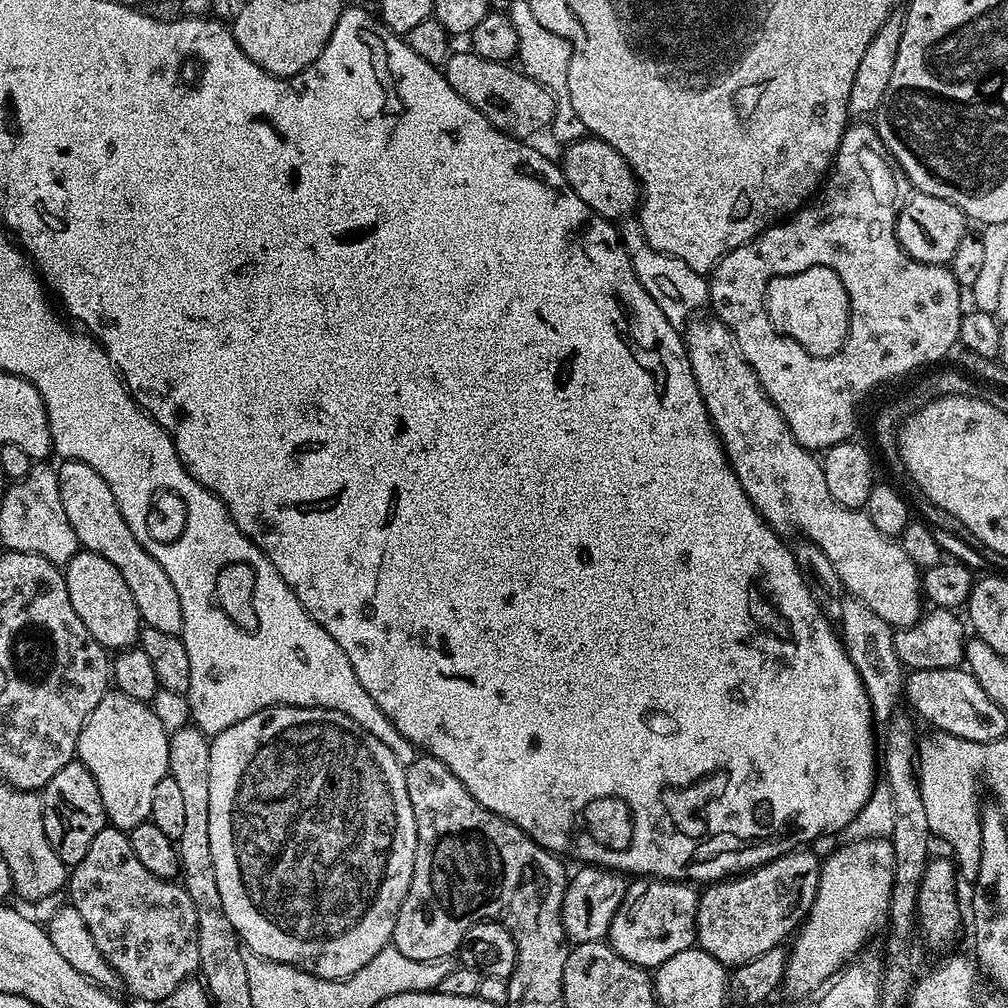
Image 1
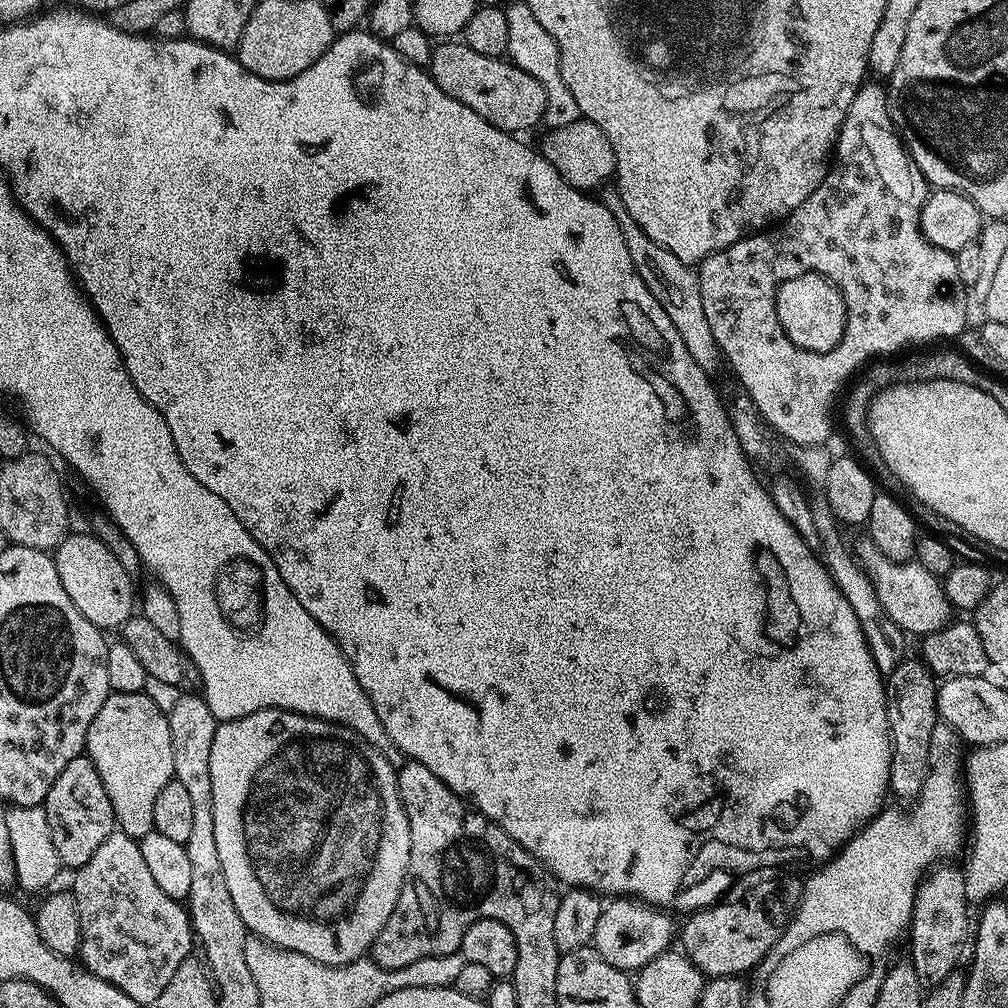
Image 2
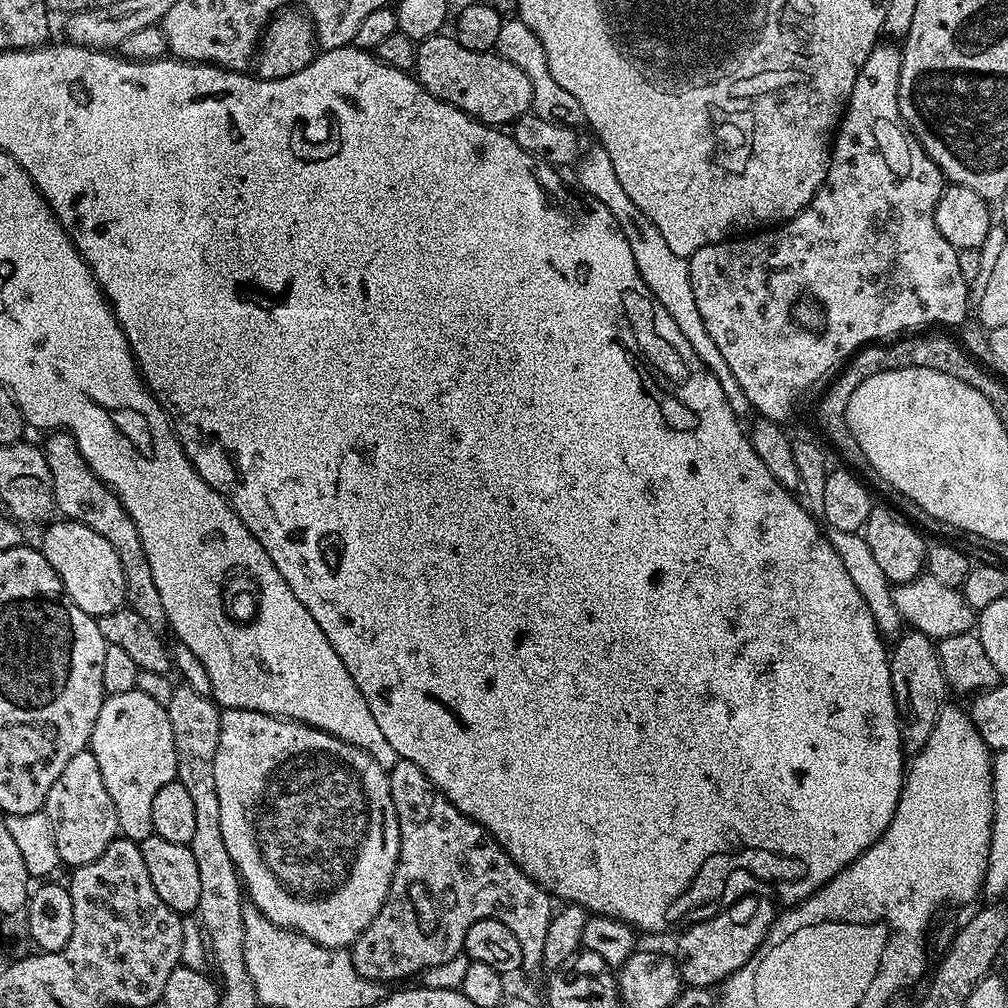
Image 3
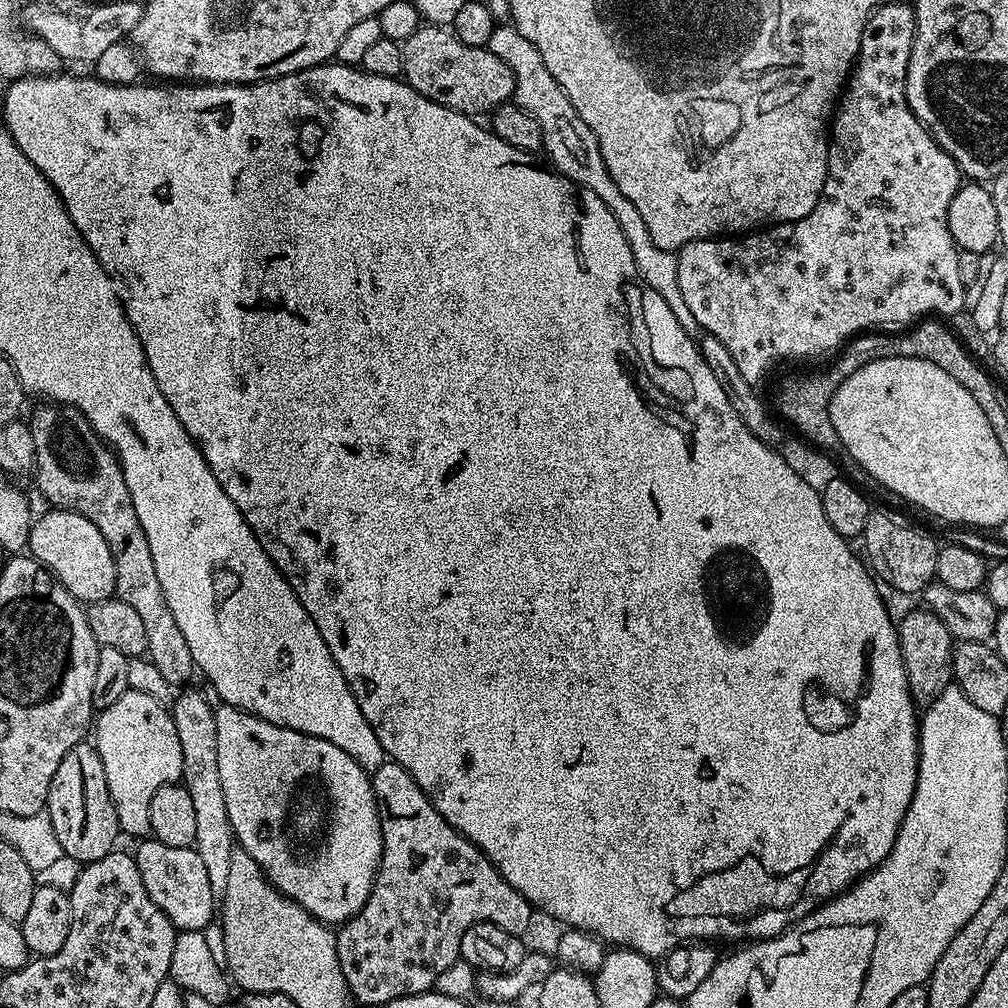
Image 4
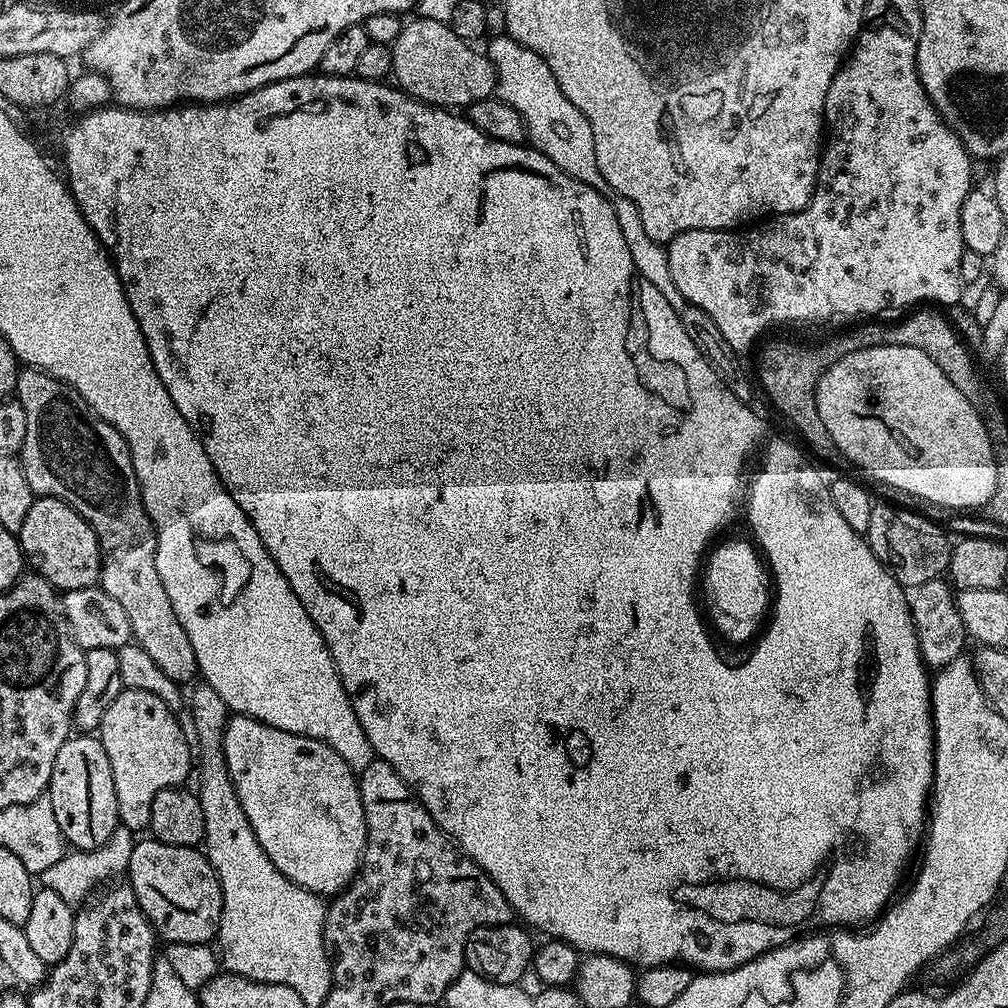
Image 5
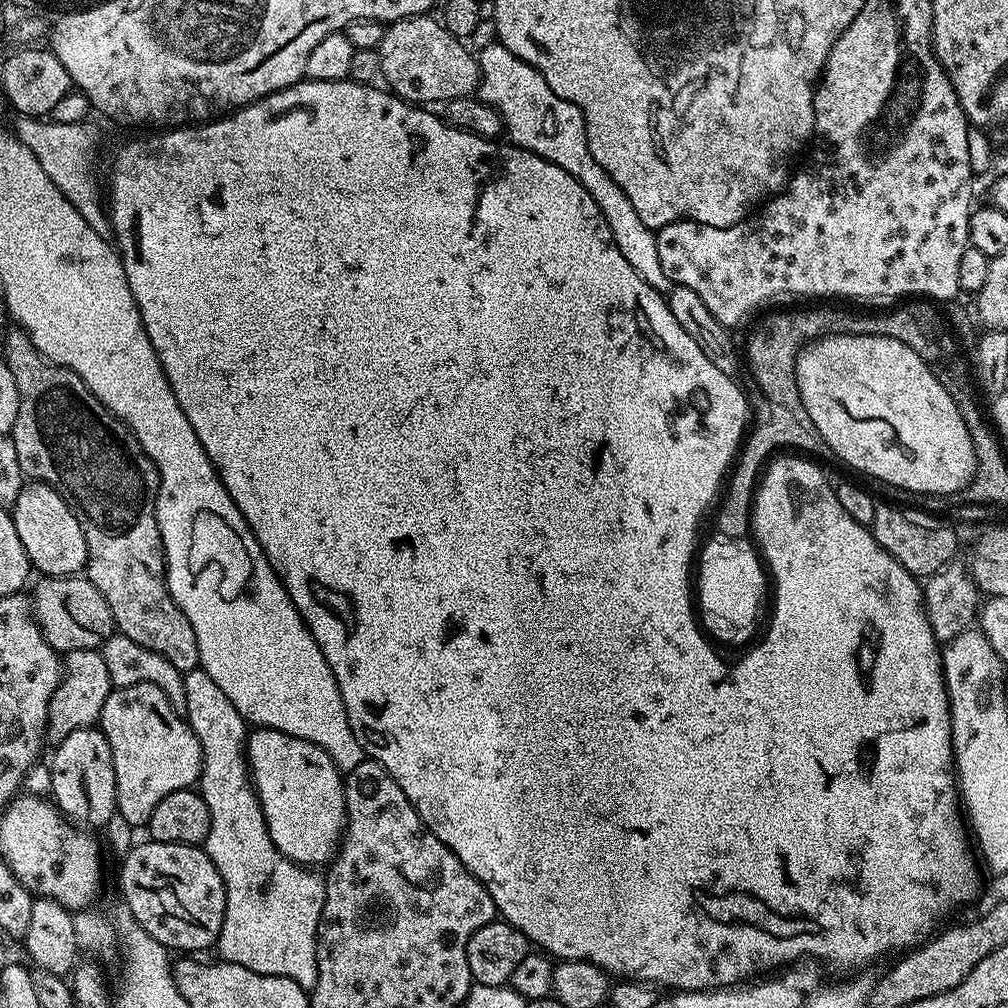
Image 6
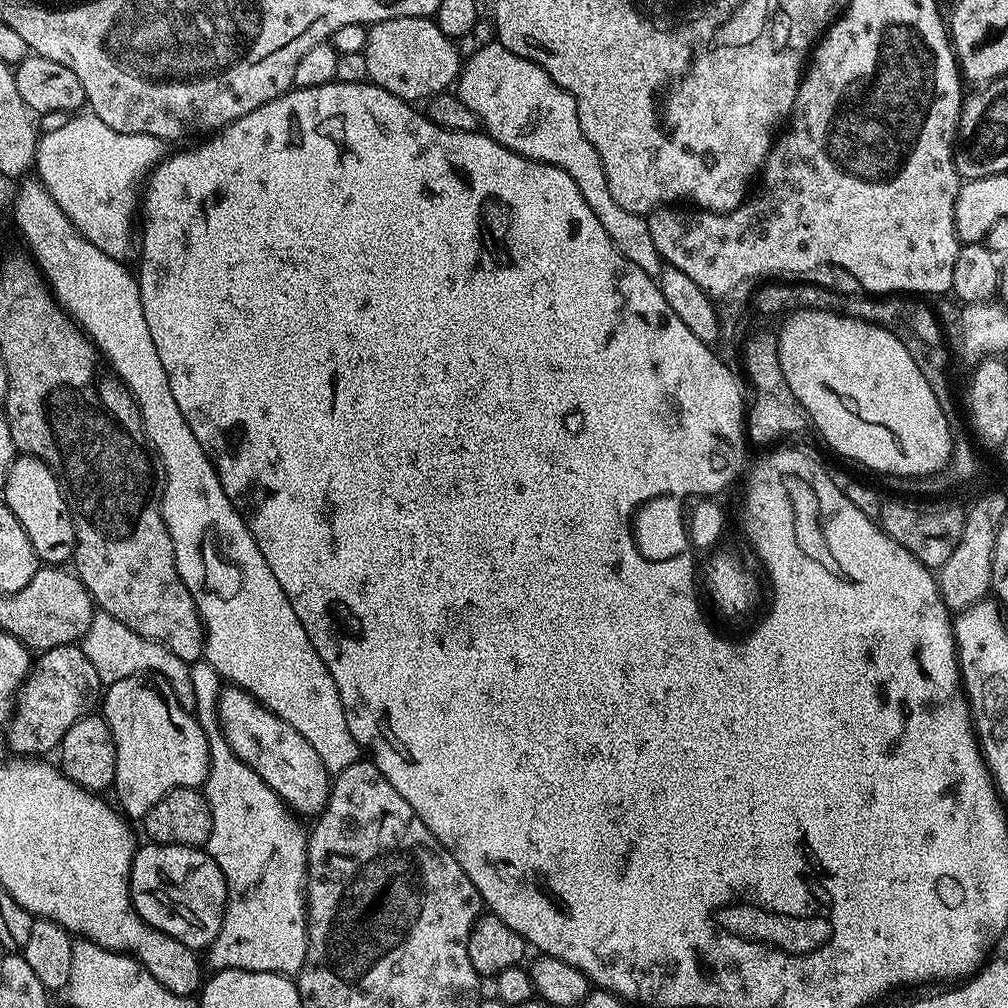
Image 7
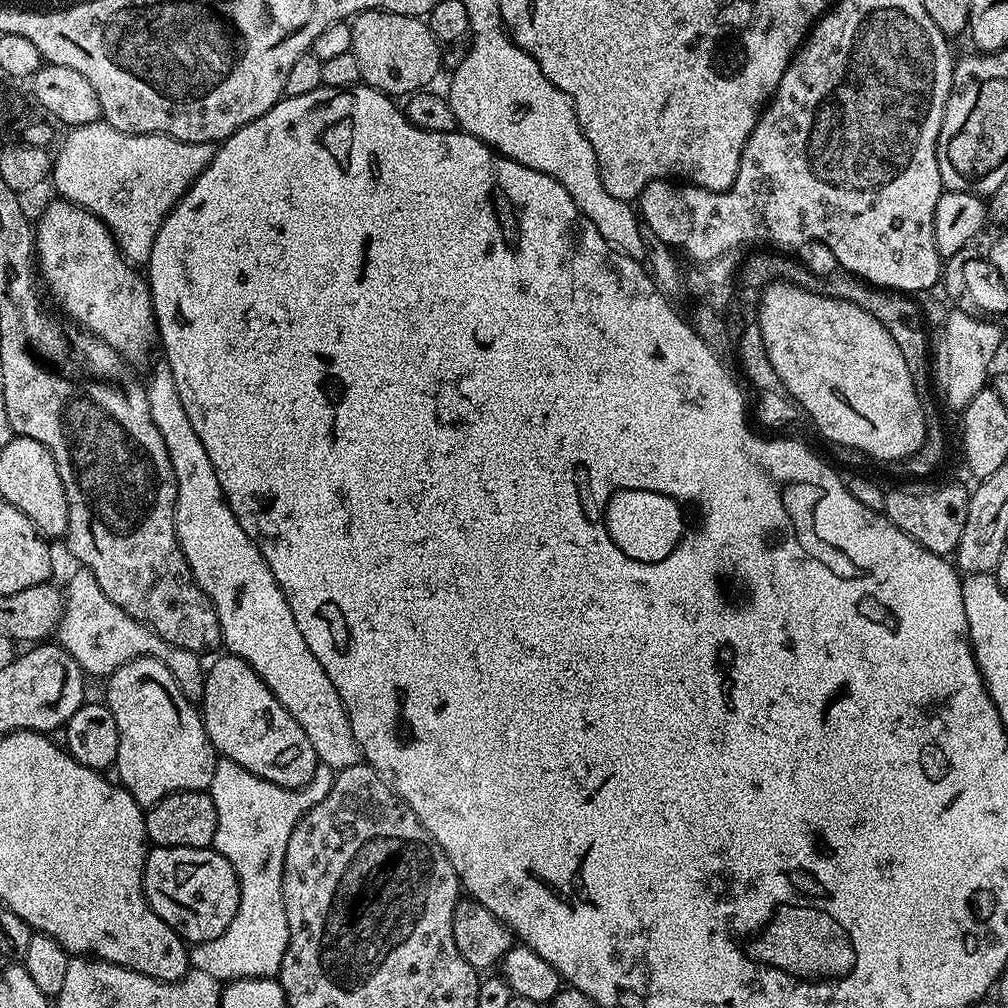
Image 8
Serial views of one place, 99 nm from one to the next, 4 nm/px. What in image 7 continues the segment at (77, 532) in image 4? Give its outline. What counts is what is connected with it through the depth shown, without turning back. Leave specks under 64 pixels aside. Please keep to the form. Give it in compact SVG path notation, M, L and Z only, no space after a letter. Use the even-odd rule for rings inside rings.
M17 455L10 466L2 498L7 502L14 518L18 518L22 530L26 530L26 538L30 538L30 546L34 546L34 554L41 565L64 566L75 557L76 531L72 515L58 478L50 466L46 466L46 462L37 456Z

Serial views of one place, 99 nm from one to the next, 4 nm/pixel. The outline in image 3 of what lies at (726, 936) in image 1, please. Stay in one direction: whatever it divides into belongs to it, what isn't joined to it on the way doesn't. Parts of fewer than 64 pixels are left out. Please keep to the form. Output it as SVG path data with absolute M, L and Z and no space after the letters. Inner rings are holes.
M744 896L730 904L679 933L681 936L676 944L674 959L676 967L680 969L680 979L687 987L712 988L723 985L759 950L778 915L775 903L772 905L770 901L759 900L756 896Z

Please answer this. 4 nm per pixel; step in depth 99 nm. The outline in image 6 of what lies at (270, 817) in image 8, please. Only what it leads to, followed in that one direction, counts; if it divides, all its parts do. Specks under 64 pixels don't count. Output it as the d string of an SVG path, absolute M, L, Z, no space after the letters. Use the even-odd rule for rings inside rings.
M198 667L194 670L184 673L184 685L186 686L186 710L183 715L186 717L188 724L192 727L193 734L198 738L198 746L202 750L204 757L202 758L202 770L200 771L200 779L198 781L198 791L200 797L206 802L206 806L210 810L210 834L203 842L203 849L207 852L209 858L214 862L214 866L218 870L218 874L224 883L226 890L226 910L222 918L222 930L220 931L220 939L218 941L218 949L220 948L219 959L225 964L237 964L238 966L246 966L248 972L257 972L258 974L266 974L267 976L285 976L294 982L298 982L298 986L305 990L311 990L316 984L318 978L318 962L316 961L316 931L318 930L318 922L322 918L322 906L326 902L326 883L325 877L320 876L319 871L313 870L311 867L295 864L290 858L286 858L274 846L274 842L268 833L268 827L264 821L264 815L260 809L260 800L256 797L256 789L252 782L252 777L248 770L248 762L246 759L246 721L242 714L238 714L238 710L234 710L234 702L230 702L230 698L226 698L226 694L222 694L222 690L214 682L214 678L210 678L210 674L206 674L204 668Z

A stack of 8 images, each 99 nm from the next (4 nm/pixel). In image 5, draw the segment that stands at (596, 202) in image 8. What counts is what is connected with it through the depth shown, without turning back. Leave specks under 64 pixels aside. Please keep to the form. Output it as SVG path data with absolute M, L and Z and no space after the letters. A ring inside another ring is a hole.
M494 36L487 44L488 61L496 71L495 95L518 110L524 123L527 143L550 158L558 170L570 174L578 182L586 182L586 186L608 197L614 206L614 214L618 214L618 226L622 226L622 238L626 238L626 247L630 250L630 258L634 258L637 274L646 278L646 282L650 282L650 286L654 286L654 290L658 290L658 294L670 302L674 311L683 312L686 302L678 286L674 286L665 245L654 242L654 238L646 234L646 229L642 227L642 217L638 215L638 206L634 206L630 198L622 198L622 194L614 192L606 178L602 178L598 170L598 158L594 158L594 134L590 130L590 122L586 122L582 110L578 110L578 106L574 106L574 102L562 94L550 66L546 66L546 62L542 62L534 50L522 46L513 36Z

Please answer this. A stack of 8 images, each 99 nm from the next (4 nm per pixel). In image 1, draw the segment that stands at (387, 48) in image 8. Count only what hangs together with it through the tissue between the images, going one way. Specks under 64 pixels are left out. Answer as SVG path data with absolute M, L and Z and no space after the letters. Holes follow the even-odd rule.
M471 50L453 51L442 66L444 77L474 106L474 110L482 113L487 120L508 136L517 138L532 138L535 132L549 127L556 113L556 99L548 89L543 88L534 78L530 78L519 67L513 68L507 63L499 64L482 58Z

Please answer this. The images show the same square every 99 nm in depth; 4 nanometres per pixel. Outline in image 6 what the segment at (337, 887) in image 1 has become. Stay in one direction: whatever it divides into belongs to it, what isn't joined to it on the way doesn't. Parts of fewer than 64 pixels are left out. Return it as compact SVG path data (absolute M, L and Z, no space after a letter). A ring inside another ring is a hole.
M256 726L246 736L246 759L276 849L295 864L327 865L338 851L348 818L344 776L330 754L302 738Z

